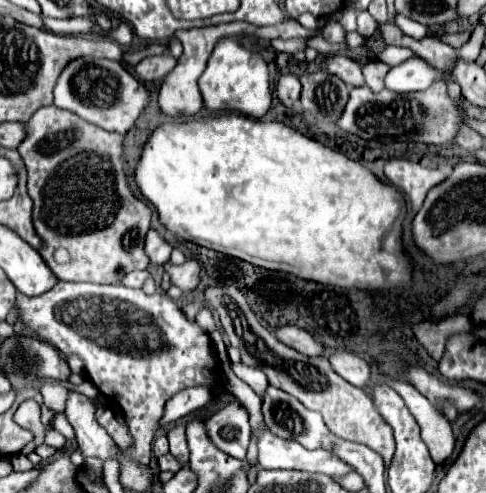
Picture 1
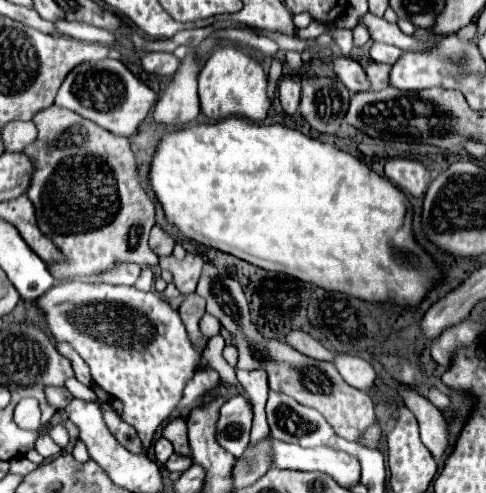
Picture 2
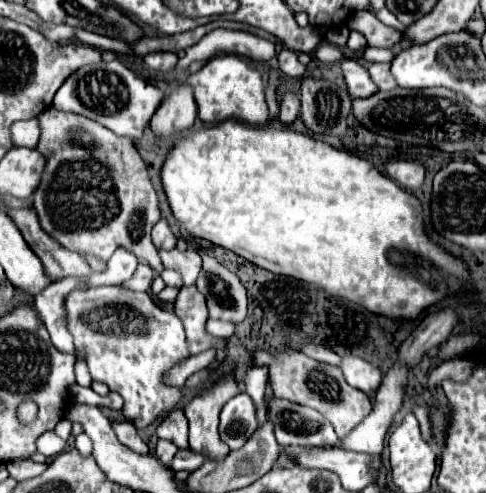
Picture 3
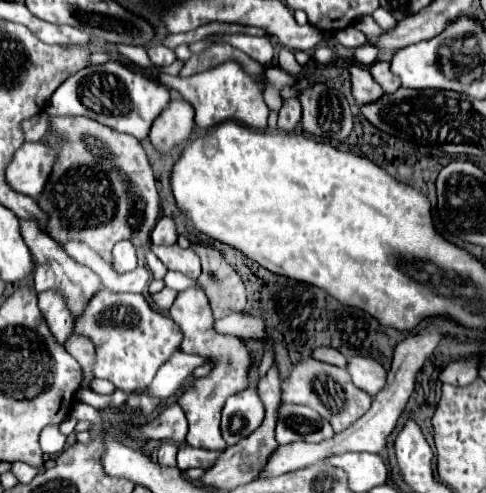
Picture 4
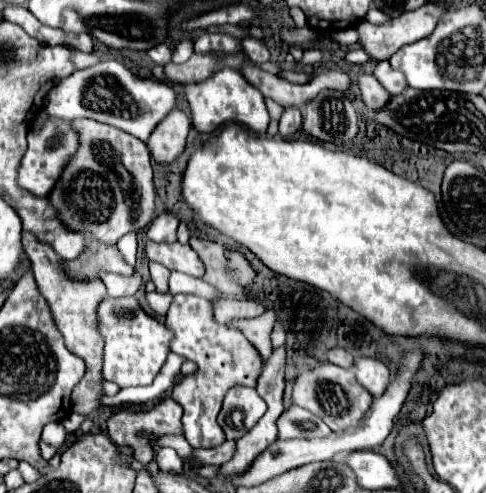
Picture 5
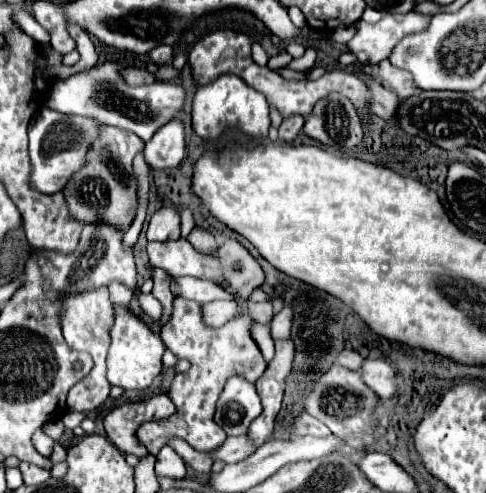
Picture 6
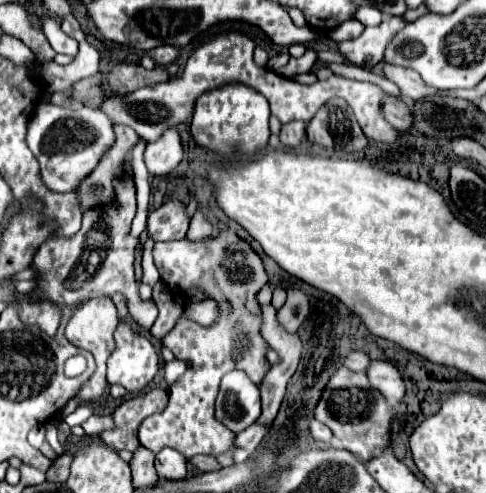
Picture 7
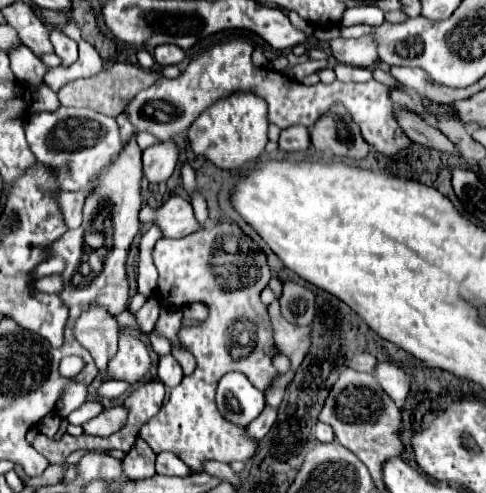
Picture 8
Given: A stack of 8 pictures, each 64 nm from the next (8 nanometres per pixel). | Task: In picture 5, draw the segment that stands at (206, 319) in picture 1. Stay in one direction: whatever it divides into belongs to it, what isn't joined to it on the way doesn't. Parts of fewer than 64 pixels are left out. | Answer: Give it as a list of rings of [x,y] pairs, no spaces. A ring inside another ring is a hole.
[[[268,310],[266,314],[262,314],[260,318],[252,318],[252,320],[234,320],[228,326],[240,328],[244,330],[244,334],[248,336],[248,340],[252,340],[252,344],[256,346],[256,350],[262,354],[264,360],[268,360],[272,356],[272,342],[270,342],[270,332],[272,326],[276,322],[276,312]]]

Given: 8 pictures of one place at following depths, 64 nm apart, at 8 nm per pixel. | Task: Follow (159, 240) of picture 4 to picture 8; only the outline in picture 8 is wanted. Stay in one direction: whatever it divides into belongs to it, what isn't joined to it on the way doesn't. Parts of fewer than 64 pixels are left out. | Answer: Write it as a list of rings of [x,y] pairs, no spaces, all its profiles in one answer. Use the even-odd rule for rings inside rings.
[[[172,196],[158,210],[152,210],[148,204],[144,204],[140,208],[138,218],[144,224],[152,222],[152,224],[160,226],[160,230],[166,238],[184,238],[200,228],[190,200],[182,198],[182,196]]]

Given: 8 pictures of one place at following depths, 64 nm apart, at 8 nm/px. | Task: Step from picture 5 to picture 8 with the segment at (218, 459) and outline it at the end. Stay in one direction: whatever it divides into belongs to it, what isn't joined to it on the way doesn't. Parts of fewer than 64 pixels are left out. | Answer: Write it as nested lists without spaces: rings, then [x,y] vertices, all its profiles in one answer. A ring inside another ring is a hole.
[[[266,406],[264,412],[260,412],[260,416],[256,420],[252,420],[252,424],[248,424],[248,428],[246,428],[248,436],[254,440],[262,440],[268,434],[268,430],[272,428],[274,420],[276,420],[276,410]]]

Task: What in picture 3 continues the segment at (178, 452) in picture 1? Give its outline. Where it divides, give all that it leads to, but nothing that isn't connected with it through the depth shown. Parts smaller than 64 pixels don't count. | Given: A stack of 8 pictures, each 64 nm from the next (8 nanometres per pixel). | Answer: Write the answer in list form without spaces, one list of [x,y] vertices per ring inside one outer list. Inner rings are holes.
[[[174,408],[156,428],[156,436],[174,442],[178,448],[188,448],[188,420],[182,408]]]

